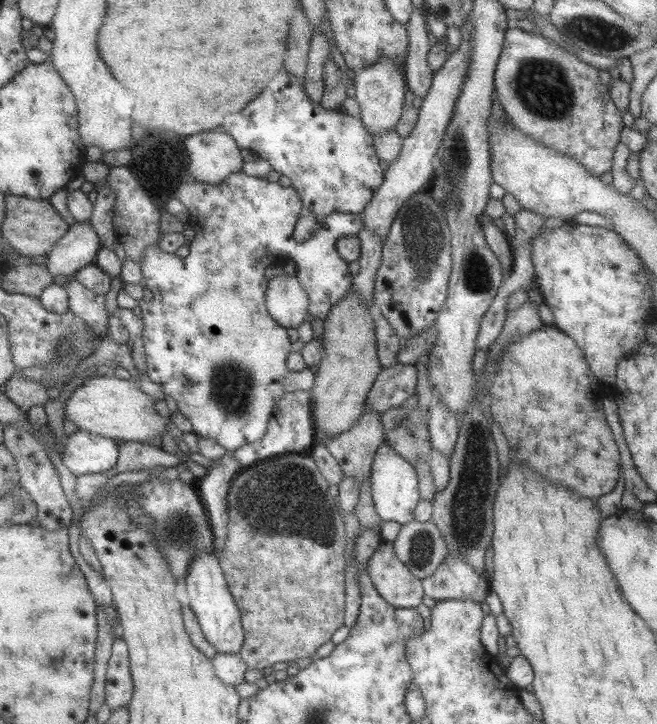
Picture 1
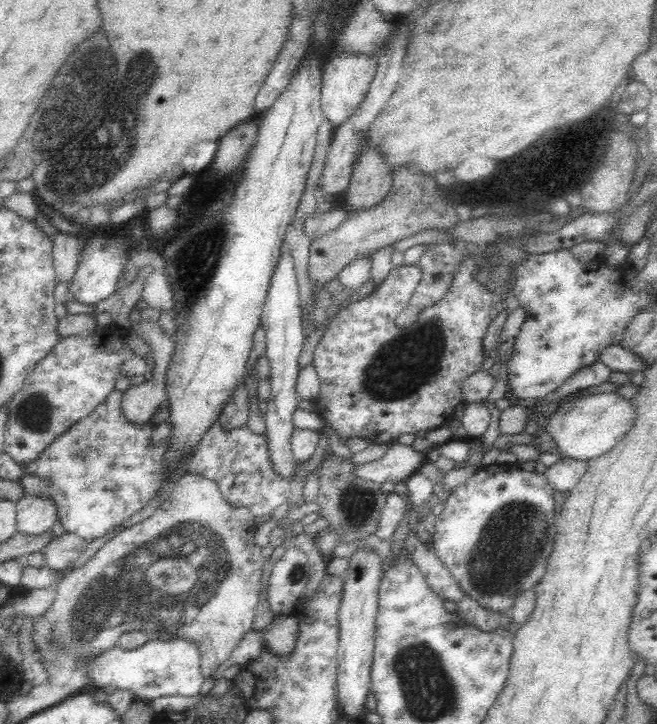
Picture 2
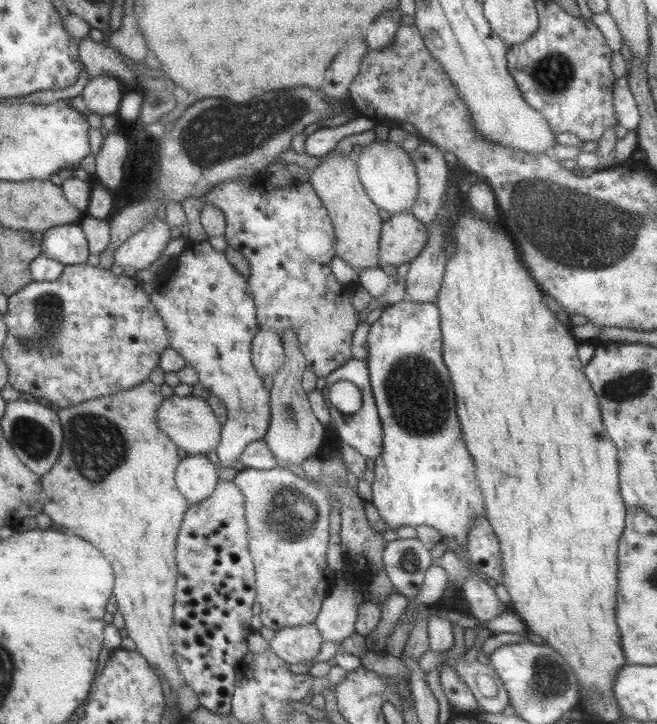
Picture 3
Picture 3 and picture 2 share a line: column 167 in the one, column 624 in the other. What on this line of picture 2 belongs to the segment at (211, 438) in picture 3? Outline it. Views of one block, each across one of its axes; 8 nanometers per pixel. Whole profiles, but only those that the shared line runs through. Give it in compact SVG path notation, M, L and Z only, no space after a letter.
M593 393L556 409L550 416L547 432L558 445L559 452L574 460L592 460L610 452L632 430L637 422L636 405L618 393Z

